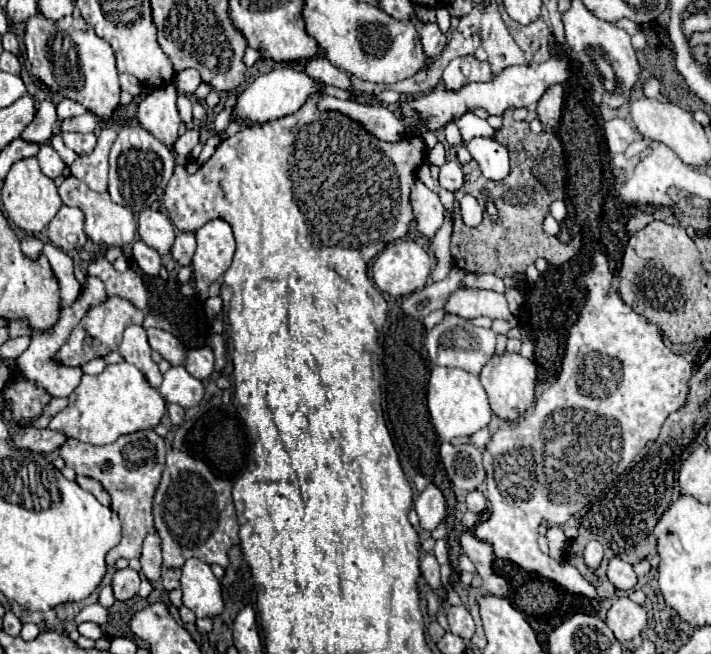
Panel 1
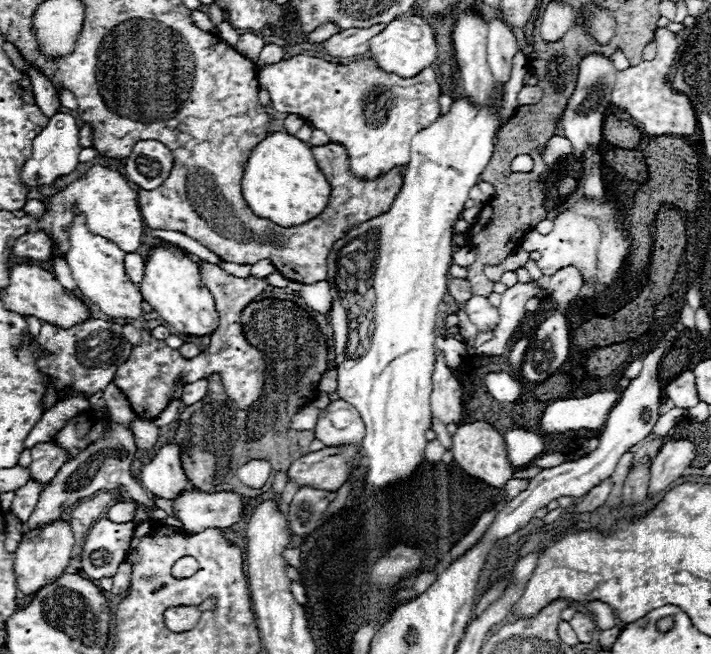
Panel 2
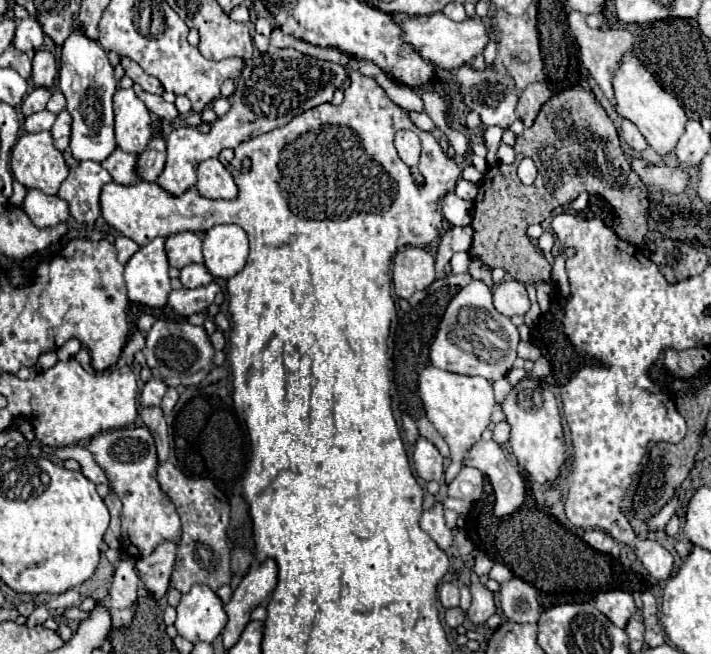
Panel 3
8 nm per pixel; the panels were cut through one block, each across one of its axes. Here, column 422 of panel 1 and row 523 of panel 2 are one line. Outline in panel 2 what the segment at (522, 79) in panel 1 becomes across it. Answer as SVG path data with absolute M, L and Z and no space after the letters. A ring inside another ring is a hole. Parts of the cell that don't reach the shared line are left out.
M100 518L86 536L80 560L82 572L90 580L112 578L118 572L120 562L128 556L130 540L134 534L132 522L116 524L108 518Z

